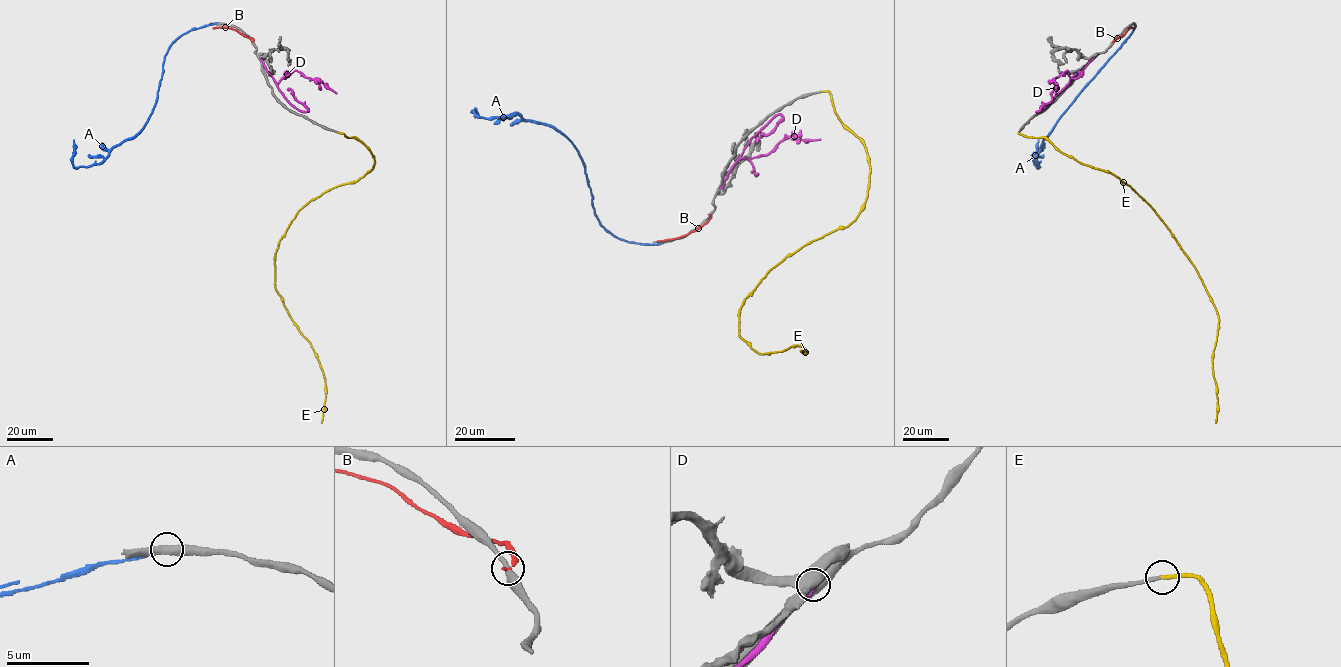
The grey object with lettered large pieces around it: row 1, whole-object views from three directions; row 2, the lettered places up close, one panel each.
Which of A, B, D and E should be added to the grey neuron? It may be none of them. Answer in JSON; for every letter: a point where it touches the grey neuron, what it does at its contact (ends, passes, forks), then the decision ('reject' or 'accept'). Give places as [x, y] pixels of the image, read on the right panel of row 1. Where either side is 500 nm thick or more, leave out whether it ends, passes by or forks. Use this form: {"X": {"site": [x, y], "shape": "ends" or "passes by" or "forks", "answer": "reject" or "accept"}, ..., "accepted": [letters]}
{"A": {"site": [1134, 23], "shape": "ends", "answer": "reject"}, "B": {"site": [1113, 41], "shape": "ends", "answer": "reject"}, "D": {"site": [1092, 58], "answer": "reject"}, "E": {"site": [1018, 132], "shape": "ends", "answer": "accept"}, "accepted": ["E"]}

